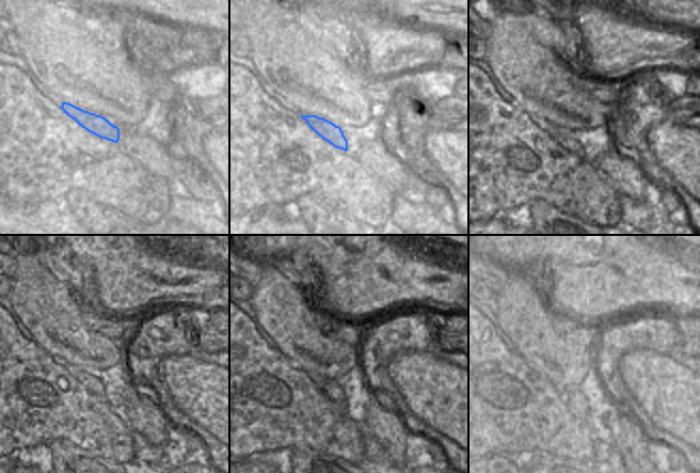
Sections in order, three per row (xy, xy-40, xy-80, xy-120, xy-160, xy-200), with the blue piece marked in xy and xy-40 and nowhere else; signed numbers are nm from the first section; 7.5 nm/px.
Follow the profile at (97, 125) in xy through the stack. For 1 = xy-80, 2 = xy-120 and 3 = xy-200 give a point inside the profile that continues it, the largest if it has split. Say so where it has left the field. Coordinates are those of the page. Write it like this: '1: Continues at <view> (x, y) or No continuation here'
1: Continues at xy-80 (562, 136)
2: Continues at xy-120 (86, 377)
3: Continues at xy-200 (573, 398).

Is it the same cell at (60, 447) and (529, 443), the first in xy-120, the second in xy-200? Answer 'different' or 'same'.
different

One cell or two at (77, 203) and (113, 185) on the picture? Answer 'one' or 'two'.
two

